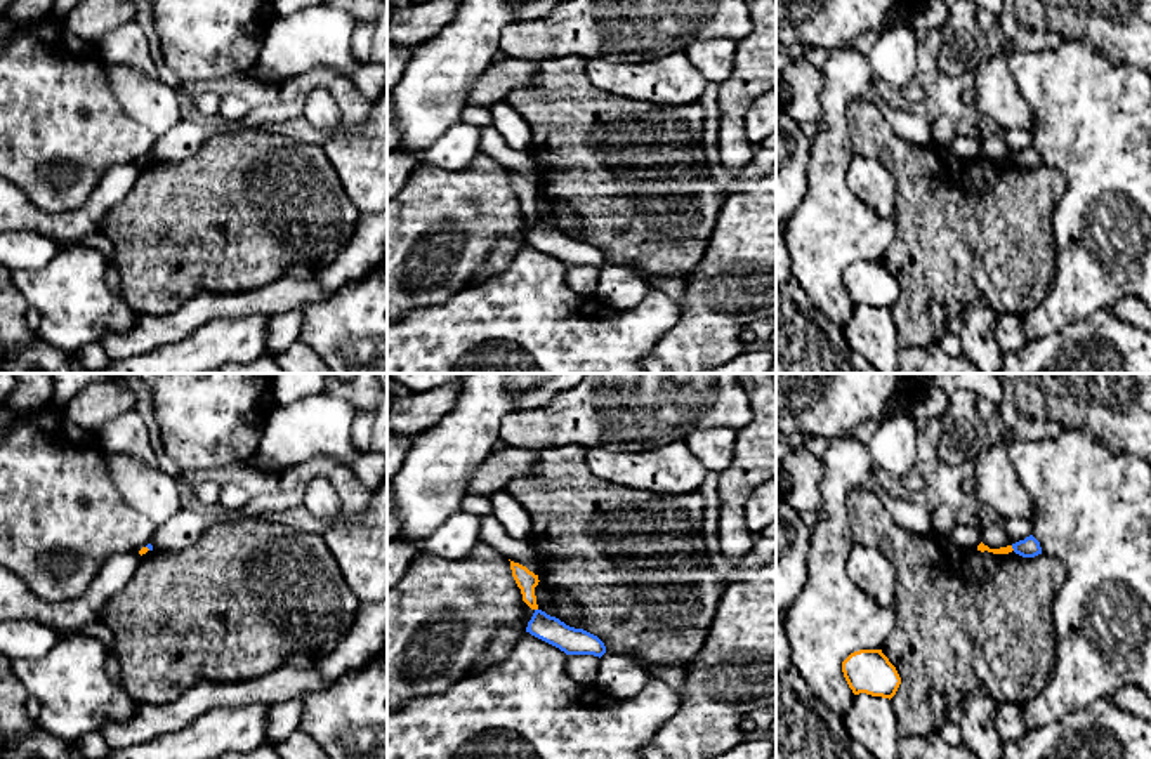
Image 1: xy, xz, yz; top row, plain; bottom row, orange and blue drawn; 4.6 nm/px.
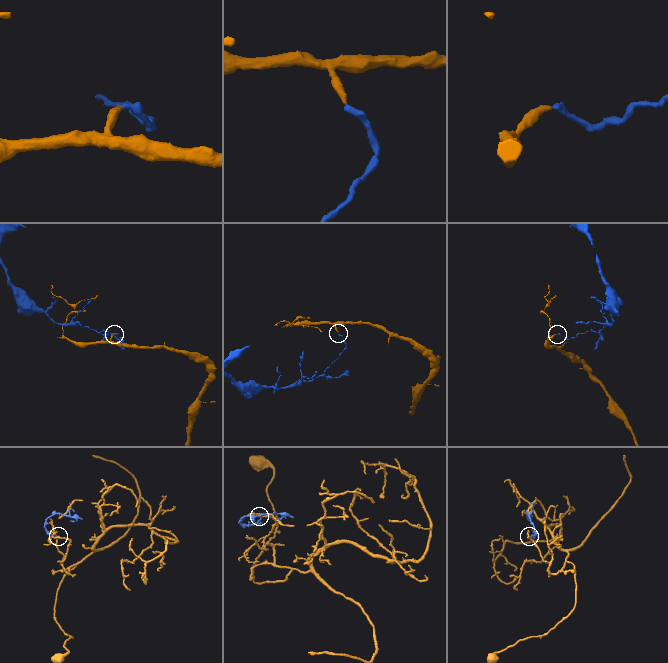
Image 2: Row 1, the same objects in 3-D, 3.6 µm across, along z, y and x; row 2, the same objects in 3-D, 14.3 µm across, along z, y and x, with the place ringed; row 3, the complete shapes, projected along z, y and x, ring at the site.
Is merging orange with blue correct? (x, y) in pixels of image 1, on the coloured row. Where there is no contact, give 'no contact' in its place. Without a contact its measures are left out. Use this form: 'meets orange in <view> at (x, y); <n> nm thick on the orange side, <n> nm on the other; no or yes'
meets orange in yz at (1011, 547); 40 nm thick on the orange side, 90 nm on the other; no

